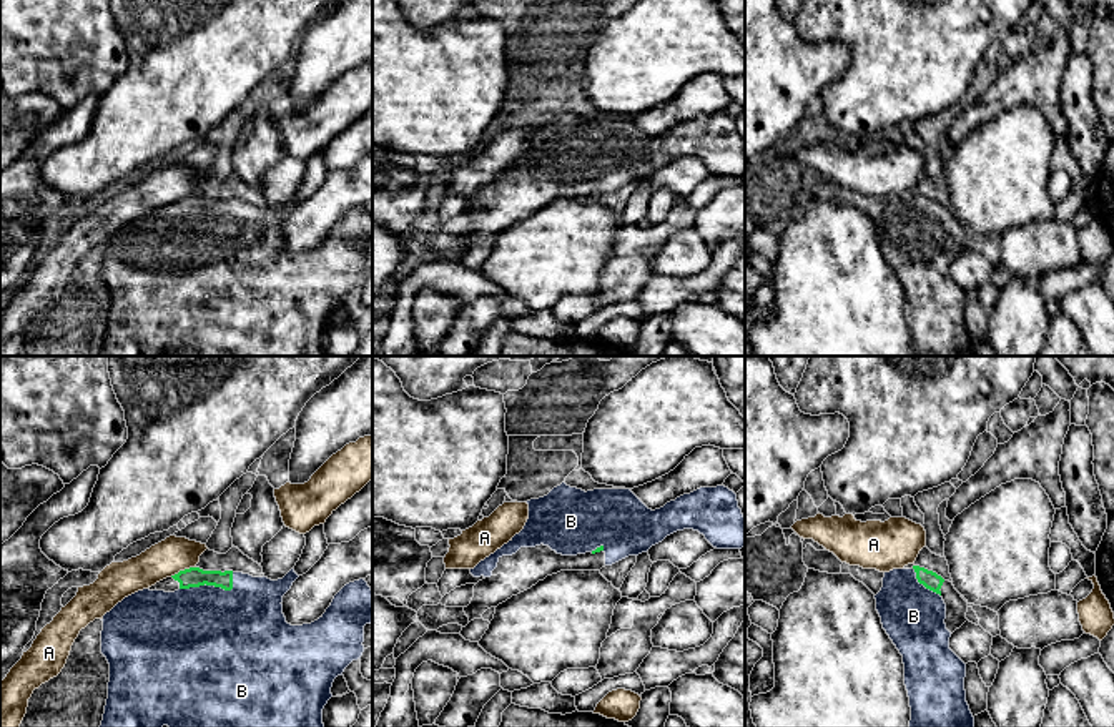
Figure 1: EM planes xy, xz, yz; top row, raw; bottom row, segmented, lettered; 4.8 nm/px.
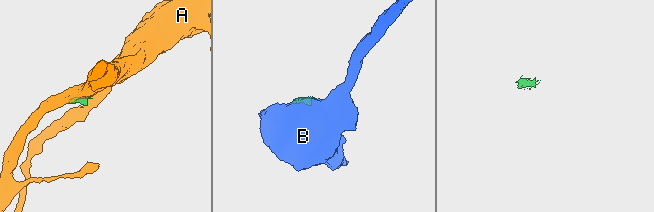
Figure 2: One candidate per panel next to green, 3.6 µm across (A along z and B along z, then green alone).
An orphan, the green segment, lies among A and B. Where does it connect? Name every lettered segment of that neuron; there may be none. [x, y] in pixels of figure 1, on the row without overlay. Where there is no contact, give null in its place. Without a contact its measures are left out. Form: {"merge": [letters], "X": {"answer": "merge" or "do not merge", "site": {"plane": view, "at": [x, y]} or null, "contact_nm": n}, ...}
{"merge": ["B"], "A": {"answer": "do not merge", "site": {"plane": "xy", "at": [182, 198]}, "contact_nm": 140}, "B": {"answer": "merge", "site": {"plane": "xy", "at": [213, 212]}, "contact_nm": 280}}

